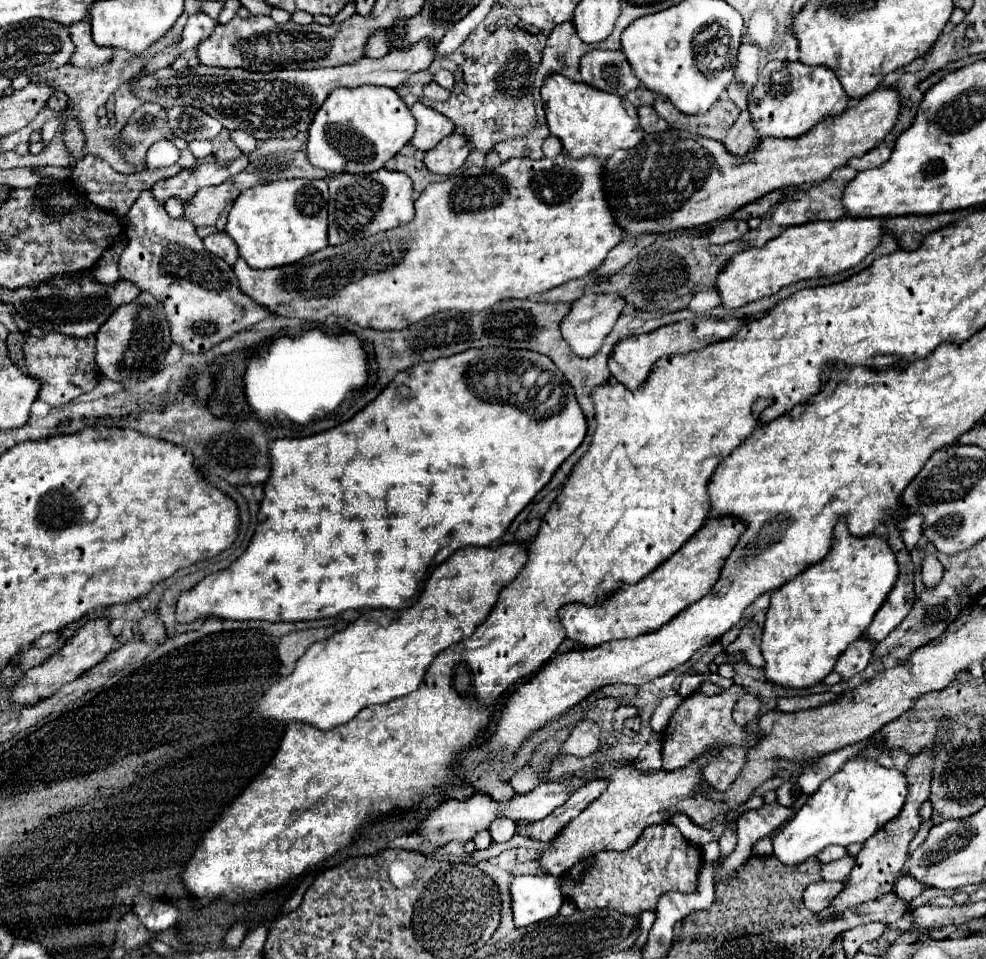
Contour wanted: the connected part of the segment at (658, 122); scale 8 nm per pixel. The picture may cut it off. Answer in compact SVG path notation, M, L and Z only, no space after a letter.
M650 106L638 108L638 116L640 116L640 126L642 126L642 130L648 132L648 134L670 128L670 124L666 124L666 120L662 120L662 118L654 112L654 108L650 108Z

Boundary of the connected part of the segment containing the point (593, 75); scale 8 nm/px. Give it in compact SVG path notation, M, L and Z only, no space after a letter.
M620 50L586 52L586 56L580 60L580 76L582 82L616 96L626 96L640 84Z

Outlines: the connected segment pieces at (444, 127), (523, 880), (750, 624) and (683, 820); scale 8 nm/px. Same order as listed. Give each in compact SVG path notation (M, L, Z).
M416 102L410 108L410 112L418 124L416 132L412 136L412 146L416 146L422 152L432 150L444 136L454 132L454 124L446 116L438 114L436 110L432 110L420 102Z
M550 874L512 876L510 900L516 928L556 916L564 904L564 896L558 888L558 878Z
M752 618L742 626L738 638L728 644L724 650L726 652L744 652L746 654L746 662L756 666L756 668L764 668L764 656L760 652L760 642L762 642L762 626L758 626Z
M672 814L666 822L674 824L688 840L692 840L694 844L700 844L700 846L704 846L706 842L712 842L712 840L718 840L722 836L722 824L706 830L706 828L696 826L686 814Z

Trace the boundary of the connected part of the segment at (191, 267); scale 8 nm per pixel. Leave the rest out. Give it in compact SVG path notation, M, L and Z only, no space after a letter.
M150 190L142 192L128 212L126 236L128 246L118 264L120 278L138 284L140 292L150 292L164 304L172 342L186 352L206 352L232 334L274 316L268 308L260 308L260 304L250 302L248 296L240 292L232 266L204 250L202 238L196 234L192 222L170 218Z

